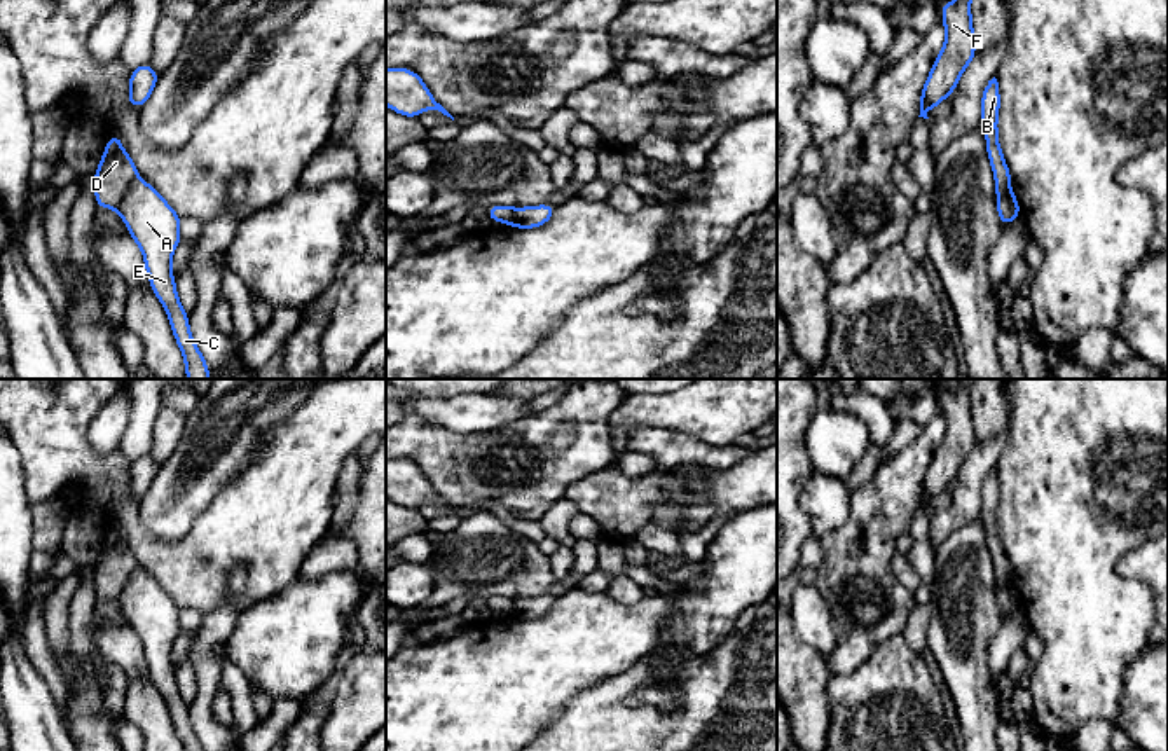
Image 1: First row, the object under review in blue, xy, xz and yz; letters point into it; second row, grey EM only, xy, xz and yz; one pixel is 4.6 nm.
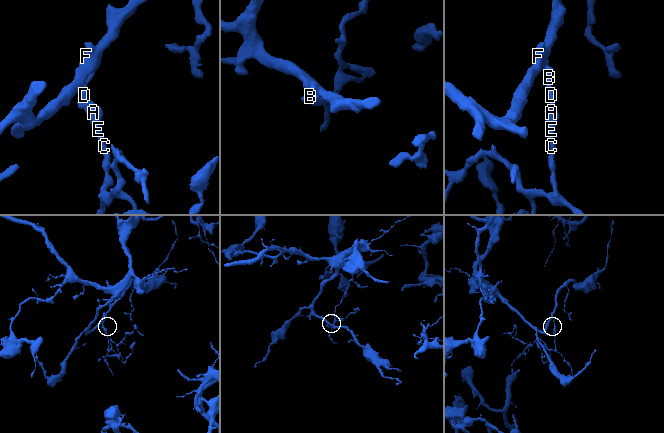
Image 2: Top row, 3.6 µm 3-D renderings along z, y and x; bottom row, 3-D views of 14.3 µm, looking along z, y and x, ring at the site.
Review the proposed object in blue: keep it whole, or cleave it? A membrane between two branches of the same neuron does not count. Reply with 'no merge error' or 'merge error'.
merge error

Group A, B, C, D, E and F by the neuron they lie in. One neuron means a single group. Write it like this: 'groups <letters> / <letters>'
groups A C E / B D F

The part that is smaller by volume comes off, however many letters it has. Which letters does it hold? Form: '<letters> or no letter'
A, C, E

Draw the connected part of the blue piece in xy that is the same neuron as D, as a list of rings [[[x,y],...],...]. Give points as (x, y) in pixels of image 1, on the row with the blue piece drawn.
[[[112,133],[100,168],[94,171],[94,196],[98,208],[117,210],[129,185],[136,178],[136,166],[122,148],[119,133]]]

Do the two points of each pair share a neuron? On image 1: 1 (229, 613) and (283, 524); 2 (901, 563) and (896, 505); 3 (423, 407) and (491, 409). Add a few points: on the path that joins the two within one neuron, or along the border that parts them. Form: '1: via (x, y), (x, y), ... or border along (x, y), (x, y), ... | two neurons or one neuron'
1: border along (243, 564), (227, 577), (227, 599), (205, 615) | two neurons
2: border along (896, 551), (893, 573), (912, 591) | two neurons
3: via (440, 409), (474, 409) | one neuron

